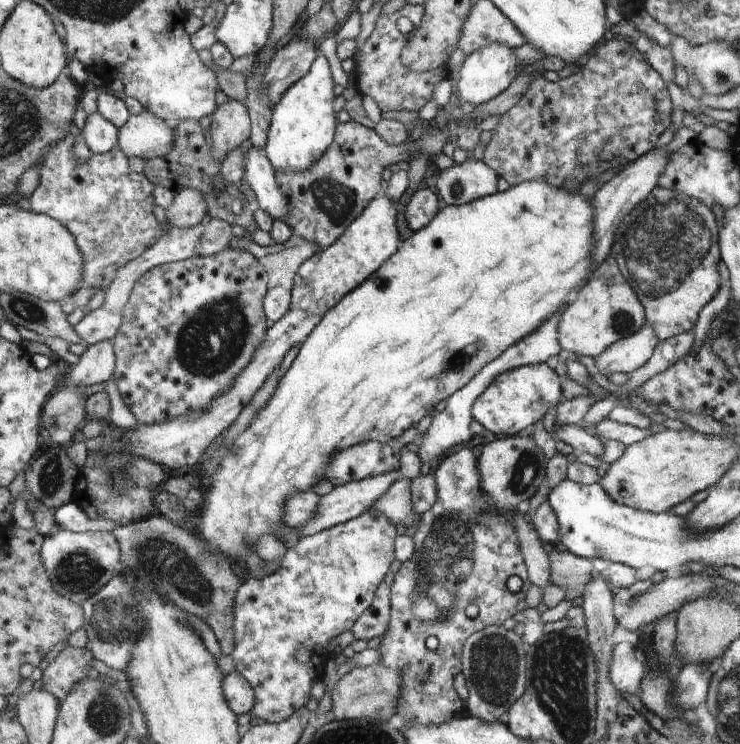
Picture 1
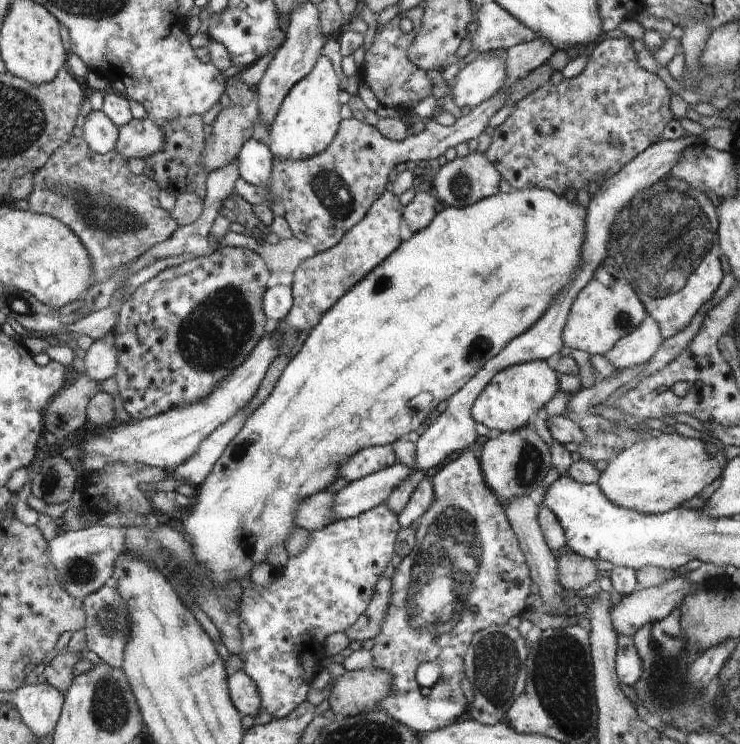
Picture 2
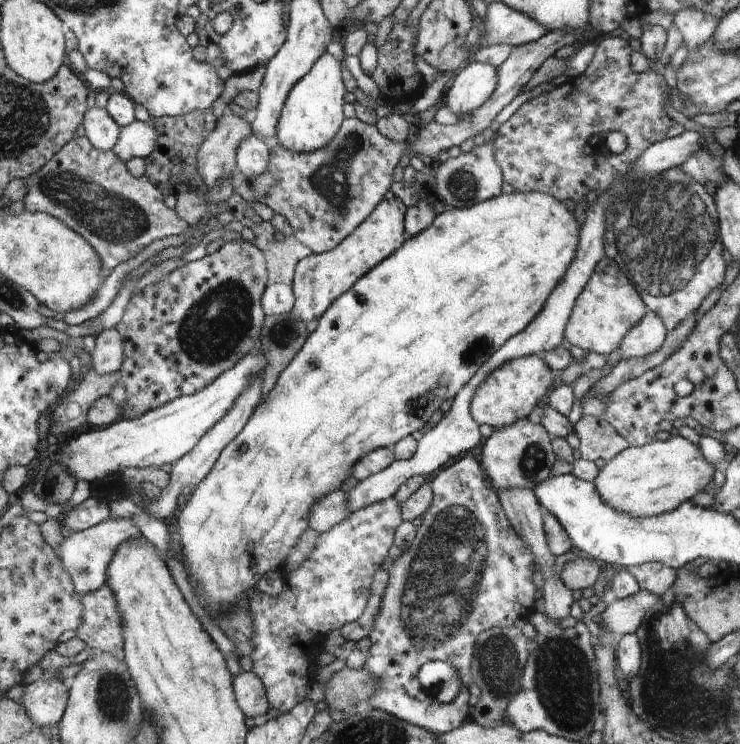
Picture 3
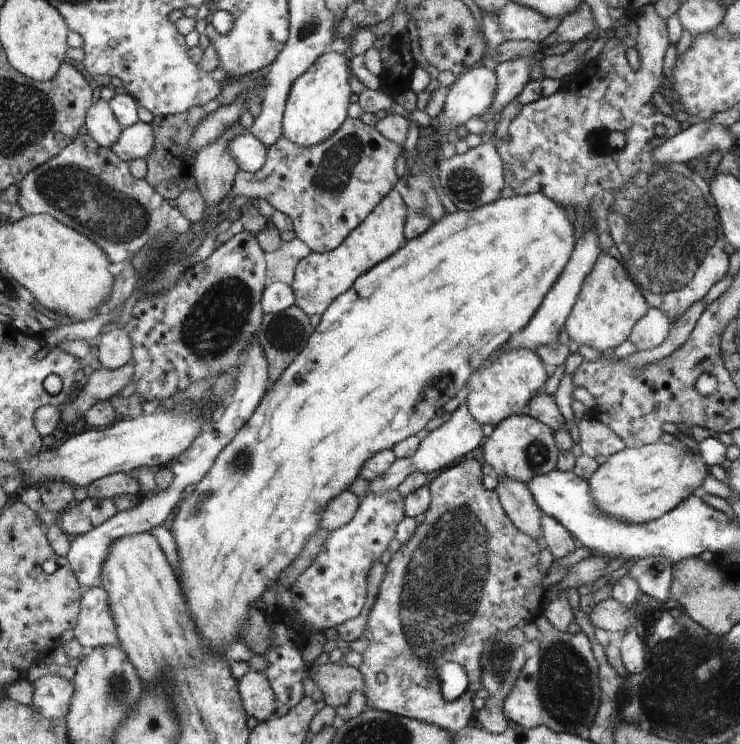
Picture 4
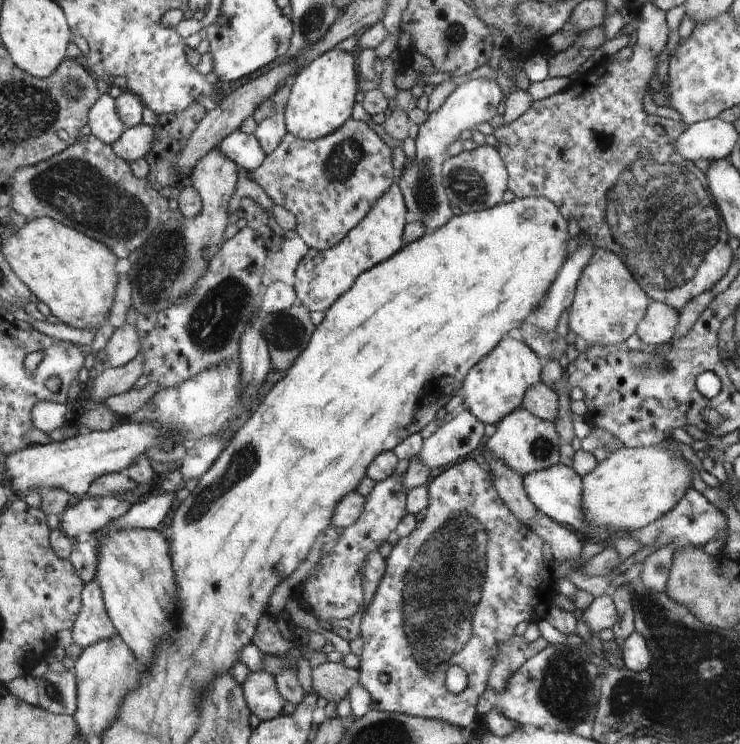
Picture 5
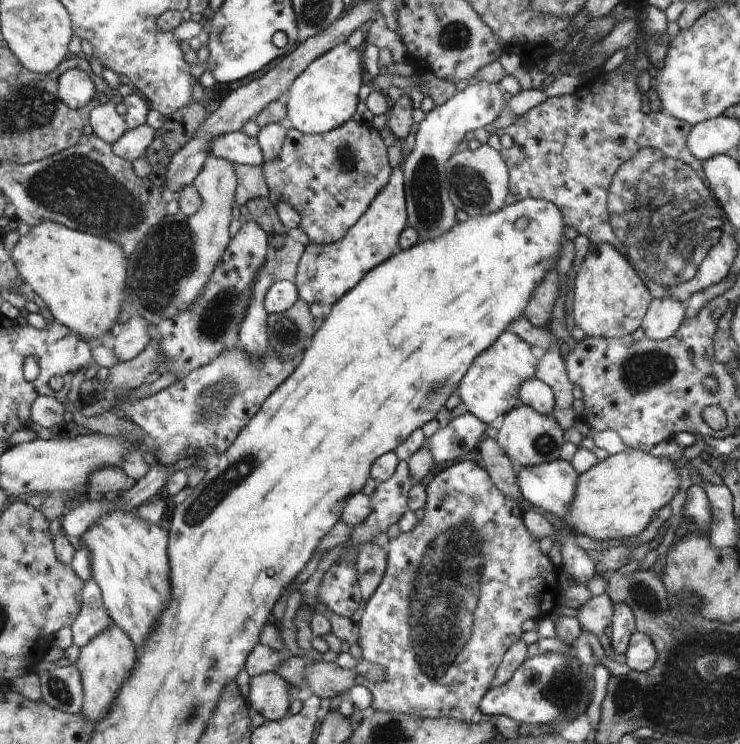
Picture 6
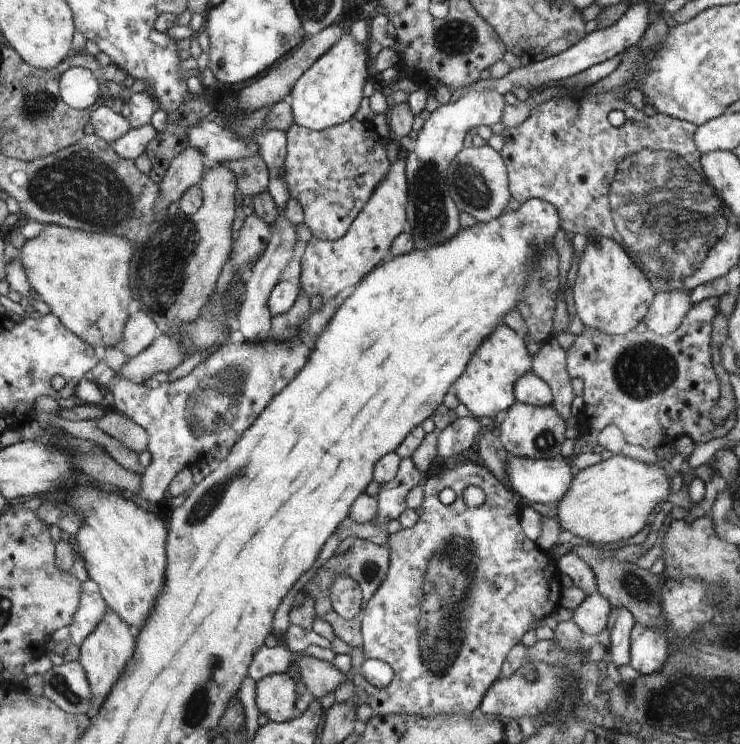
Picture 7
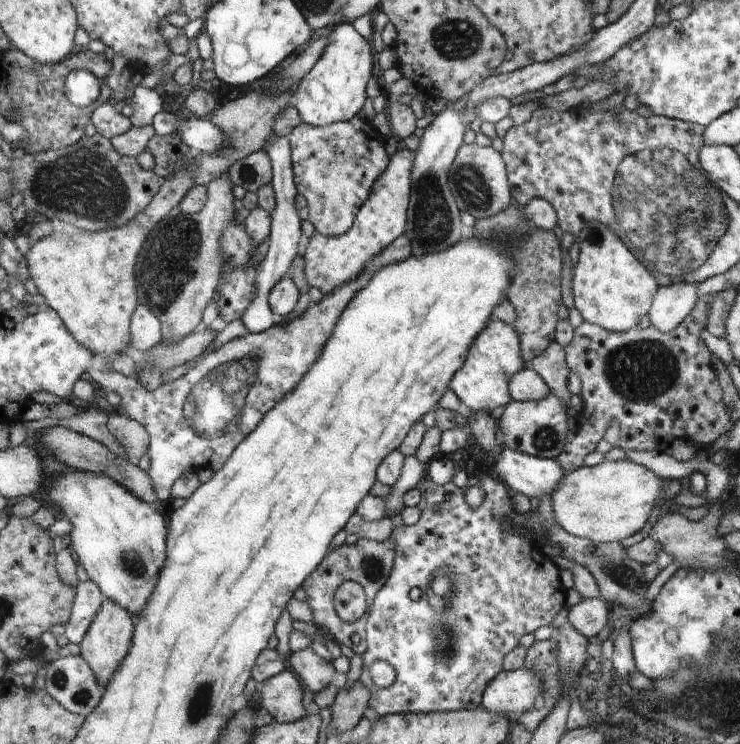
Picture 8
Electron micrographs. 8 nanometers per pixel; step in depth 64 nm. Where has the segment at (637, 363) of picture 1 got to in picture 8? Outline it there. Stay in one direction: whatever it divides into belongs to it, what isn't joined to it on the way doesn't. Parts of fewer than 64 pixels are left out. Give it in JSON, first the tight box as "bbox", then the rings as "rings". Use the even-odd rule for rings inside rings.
{"bbox":[648,282,698,332],"rings":[[[676,282],[660,286],[648,313],[650,324],[666,332],[676,329],[697,306],[698,285],[696,282]]]}

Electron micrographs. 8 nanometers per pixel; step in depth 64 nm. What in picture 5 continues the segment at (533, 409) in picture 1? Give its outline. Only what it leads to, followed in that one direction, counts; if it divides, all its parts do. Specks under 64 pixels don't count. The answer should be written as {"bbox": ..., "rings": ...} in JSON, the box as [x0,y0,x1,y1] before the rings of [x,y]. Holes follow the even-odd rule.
{"bbox":[462,336,542,424],"rings":[[[506,336],[494,348],[494,354],[490,354],[490,358],[482,358],[478,366],[474,366],[474,374],[466,378],[466,386],[462,386],[463,403],[480,422],[496,424],[514,410],[522,408],[525,394],[541,382],[542,372],[536,353],[521,340]]]}

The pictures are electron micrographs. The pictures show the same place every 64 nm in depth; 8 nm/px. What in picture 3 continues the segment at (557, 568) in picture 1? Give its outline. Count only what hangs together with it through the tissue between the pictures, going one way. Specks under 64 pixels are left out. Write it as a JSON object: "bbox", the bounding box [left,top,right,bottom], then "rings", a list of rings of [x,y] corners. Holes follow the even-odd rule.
{"bbox":[560,556,601,591],"rings":[[[583,556],[574,558],[564,564],[564,570],[560,572],[562,584],[571,591],[590,588],[598,580],[598,574],[601,572],[600,562]]]}

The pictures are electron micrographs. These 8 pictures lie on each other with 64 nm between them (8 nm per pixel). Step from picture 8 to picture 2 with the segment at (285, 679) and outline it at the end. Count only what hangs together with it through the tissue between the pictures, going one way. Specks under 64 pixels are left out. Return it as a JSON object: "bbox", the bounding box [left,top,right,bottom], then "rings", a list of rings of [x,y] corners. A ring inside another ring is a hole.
{"bbox":[228,671,262,716],"rings":[[[232,671],[228,673],[229,690],[233,702],[238,711],[248,716],[256,716],[262,709],[262,700],[258,686],[254,680],[244,671]]]}

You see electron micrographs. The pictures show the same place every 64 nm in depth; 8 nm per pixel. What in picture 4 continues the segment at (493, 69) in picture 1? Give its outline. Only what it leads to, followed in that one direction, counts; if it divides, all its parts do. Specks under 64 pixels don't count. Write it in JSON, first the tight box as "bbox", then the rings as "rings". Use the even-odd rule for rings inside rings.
{"bbox":[394,64,497,222],"rings":[[[478,64],[473,69],[470,69],[468,73],[457,76],[458,80],[451,84],[450,92],[446,96],[445,103],[443,105],[442,112],[438,115],[439,119],[437,125],[434,126],[421,126],[420,138],[418,140],[417,153],[418,158],[426,165],[429,171],[420,169],[418,175],[412,175],[407,172],[397,182],[394,189],[398,190],[408,204],[408,217],[414,216],[414,214],[420,214],[420,216],[428,216],[428,220],[434,222],[440,222],[442,218],[446,218],[448,211],[444,208],[440,197],[434,189],[431,175],[437,175],[438,165],[440,161],[440,136],[438,132],[444,132],[444,134],[454,134],[454,130],[457,130],[458,126],[466,124],[466,122],[472,118],[484,118],[486,114],[490,114],[490,110],[493,109],[494,101],[497,98],[497,76],[494,72],[487,67],[482,68],[482,64]]]}

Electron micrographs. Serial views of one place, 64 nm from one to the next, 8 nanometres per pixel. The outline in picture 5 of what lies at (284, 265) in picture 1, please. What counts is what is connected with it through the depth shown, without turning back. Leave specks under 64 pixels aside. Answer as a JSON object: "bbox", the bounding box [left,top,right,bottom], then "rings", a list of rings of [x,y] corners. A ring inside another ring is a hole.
{"bbox":[264,237,309,287],"rings":[[[297,237],[284,241],[280,250],[270,253],[264,278],[266,287],[276,281],[292,285],[295,281],[295,270],[308,250],[309,246]]]}

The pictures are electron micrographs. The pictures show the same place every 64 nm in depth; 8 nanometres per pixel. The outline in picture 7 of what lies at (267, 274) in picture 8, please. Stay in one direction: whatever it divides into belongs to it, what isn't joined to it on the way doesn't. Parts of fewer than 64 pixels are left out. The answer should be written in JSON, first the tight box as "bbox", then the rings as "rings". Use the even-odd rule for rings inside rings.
{"bbox":[235,130,298,342],"rings":[[[265,130],[262,132],[262,136],[256,140],[256,144],[259,146],[259,154],[262,160],[266,162],[269,170],[269,186],[267,188],[270,192],[276,206],[278,207],[278,218],[274,222],[272,228],[272,236],[270,237],[268,248],[262,253],[262,256],[258,259],[258,262],[252,266],[249,275],[244,280],[245,292],[244,297],[241,299],[239,305],[239,311],[237,312],[237,318],[235,326],[242,336],[243,340],[250,340],[250,342],[260,342],[260,340],[266,340],[269,336],[270,328],[272,328],[272,314],[268,308],[268,299],[272,289],[278,282],[280,282],[280,274],[282,270],[294,254],[294,246],[298,242],[296,234],[296,224],[292,224],[286,216],[284,216],[284,206],[286,202],[290,200],[290,194],[288,194],[288,186],[284,184],[282,176],[284,176],[284,160],[286,160],[286,146],[287,138],[285,132],[281,130]]]}

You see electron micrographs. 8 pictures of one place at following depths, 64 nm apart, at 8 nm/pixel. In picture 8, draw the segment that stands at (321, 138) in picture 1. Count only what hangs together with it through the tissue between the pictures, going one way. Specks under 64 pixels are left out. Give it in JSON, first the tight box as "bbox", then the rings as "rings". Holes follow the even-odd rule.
{"bbox":[294,21,372,126],"rings":[[[337,21],[331,27],[330,42],[312,66],[300,79],[294,94],[294,105],[302,122],[310,126],[332,125],[347,121],[360,112],[366,100],[366,84],[372,76],[372,52],[368,42],[346,21]]]}

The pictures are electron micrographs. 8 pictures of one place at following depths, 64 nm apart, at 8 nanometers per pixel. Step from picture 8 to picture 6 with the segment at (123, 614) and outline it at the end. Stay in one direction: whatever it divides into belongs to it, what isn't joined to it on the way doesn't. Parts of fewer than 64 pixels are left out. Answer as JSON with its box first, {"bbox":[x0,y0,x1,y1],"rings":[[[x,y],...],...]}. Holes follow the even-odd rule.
{"bbox":[75,624,138,726],"rings":[[[111,624],[108,630],[104,630],[81,648],[78,662],[75,663],[84,688],[84,702],[80,713],[90,722],[94,722],[95,726],[104,720],[122,686],[137,668],[137,654],[138,650],[133,640],[116,624]]]}

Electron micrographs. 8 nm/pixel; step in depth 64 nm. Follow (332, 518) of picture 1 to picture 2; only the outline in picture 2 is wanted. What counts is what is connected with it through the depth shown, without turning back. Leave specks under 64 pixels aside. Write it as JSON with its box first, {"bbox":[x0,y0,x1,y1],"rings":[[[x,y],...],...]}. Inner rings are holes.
{"bbox":[334,134,702,520],"rings":[[[689,134],[675,140],[665,140],[657,142],[654,146],[649,146],[644,152],[637,154],[620,173],[616,174],[608,181],[604,181],[596,193],[592,195],[589,206],[587,208],[584,256],[581,265],[578,266],[577,274],[573,277],[570,285],[567,285],[556,301],[550,306],[545,316],[541,318],[532,328],[528,329],[524,334],[515,340],[513,344],[505,348],[503,352],[498,354],[492,360],[486,362],[484,366],[474,374],[474,376],[464,384],[458,392],[455,392],[448,400],[448,407],[444,412],[438,413],[436,417],[428,424],[428,426],[419,432],[419,439],[416,443],[417,461],[416,468],[414,466],[404,466],[402,462],[389,466],[388,469],[379,470],[377,473],[369,474],[368,477],[361,478],[357,481],[351,481],[348,486],[344,486],[342,490],[334,493],[334,518],[336,520],[346,520],[346,518],[354,518],[362,512],[366,512],[379,504],[383,504],[385,500],[394,492],[396,486],[400,482],[404,482],[410,474],[414,472],[428,473],[435,472],[444,464],[444,460],[450,458],[452,454],[464,452],[467,448],[474,444],[477,440],[475,425],[476,422],[472,418],[471,408],[474,400],[486,386],[488,382],[494,378],[494,375],[512,364],[520,364],[520,362],[530,362],[530,360],[546,360],[554,354],[560,353],[560,349],[564,346],[562,340],[562,330],[566,326],[568,314],[572,303],[576,300],[576,296],[580,294],[580,290],[588,284],[588,281],[594,277],[596,267],[608,257],[608,248],[610,242],[610,226],[614,222],[614,216],[618,216],[616,212],[620,212],[624,208],[624,204],[628,204],[636,194],[640,194],[642,190],[648,189],[652,184],[656,184],[660,179],[666,179],[670,170],[682,160],[682,152],[687,146],[694,146],[702,143],[701,138]]]}

